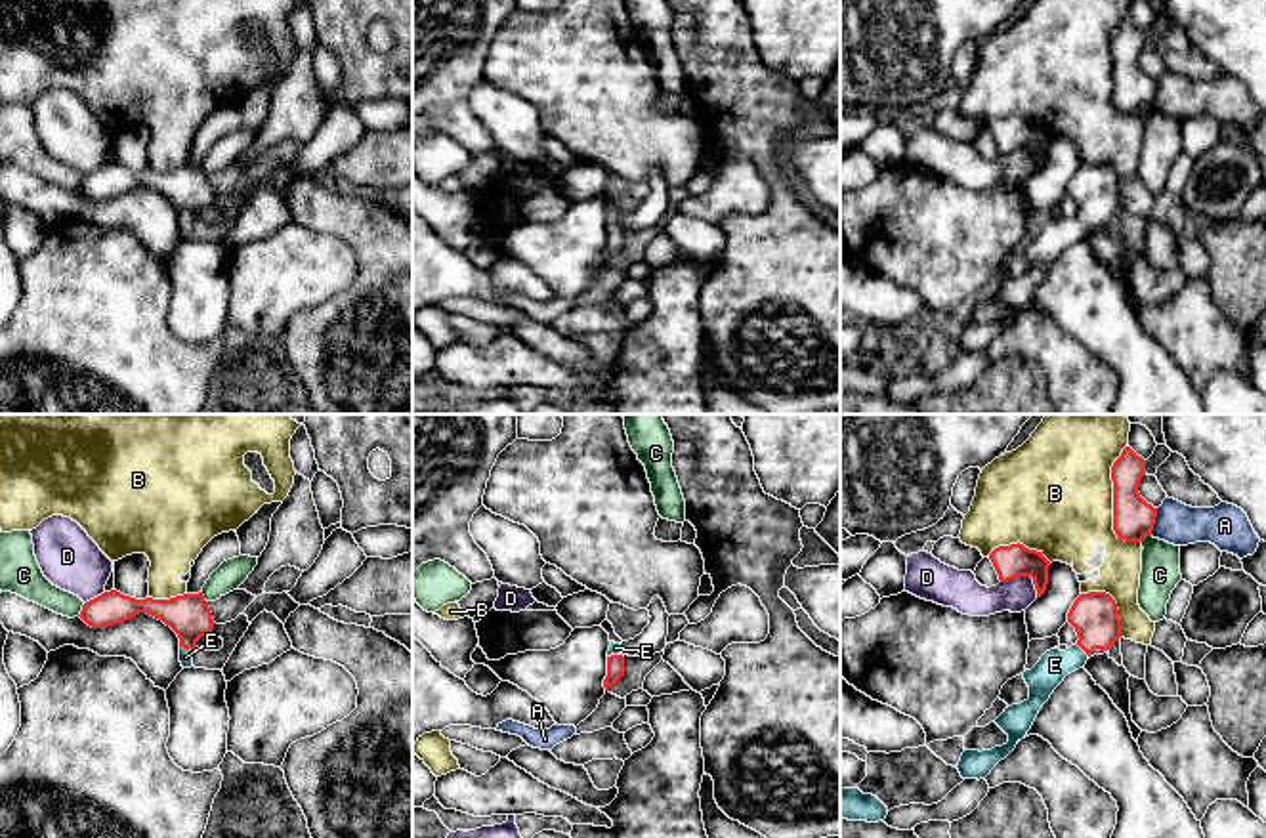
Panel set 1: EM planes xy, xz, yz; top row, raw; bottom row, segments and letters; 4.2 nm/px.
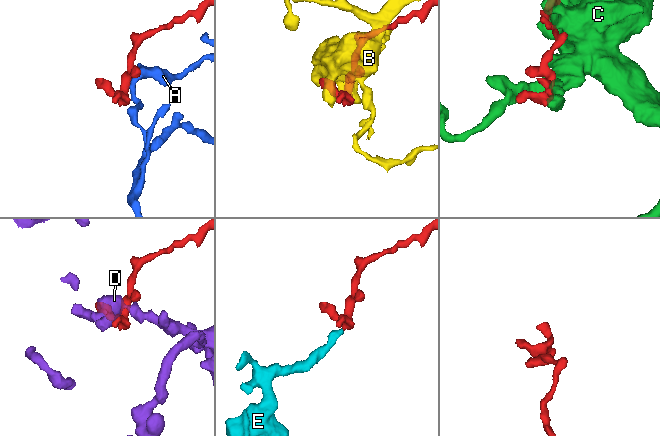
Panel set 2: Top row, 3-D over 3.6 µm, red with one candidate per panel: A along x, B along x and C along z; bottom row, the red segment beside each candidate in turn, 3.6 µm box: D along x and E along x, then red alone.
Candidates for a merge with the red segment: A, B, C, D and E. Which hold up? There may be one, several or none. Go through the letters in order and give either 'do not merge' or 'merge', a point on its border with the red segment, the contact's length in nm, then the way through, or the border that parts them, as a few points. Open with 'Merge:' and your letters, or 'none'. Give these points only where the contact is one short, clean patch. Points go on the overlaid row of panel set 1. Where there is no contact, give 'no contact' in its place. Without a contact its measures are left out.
Merge: E
A: do not merge | yz (1154, 522) | 120 nm | along yz (1158, 508), (1150, 535)
B: do not merge | yz (1114, 502) | 420 nm
C: do not merge | xy (83, 609) | 70 nm
D: do not merge | yz (1026, 575) | 170 nm
E: merge | xy (186, 648) | 50 nm | across xy (188, 615), (186, 648), (186, 657)

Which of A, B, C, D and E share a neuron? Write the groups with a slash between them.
A / B / C / D / E

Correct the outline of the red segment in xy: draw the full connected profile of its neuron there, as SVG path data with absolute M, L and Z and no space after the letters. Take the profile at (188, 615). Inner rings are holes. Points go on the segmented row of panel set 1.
M111 590L86 601L78 617L92 628L107 628L130 620L139 613L162 620L178 634L179 662L183 668L193 666L191 651L202 636L212 634L216 624L202 592L183 594L170 599L136 599Z

